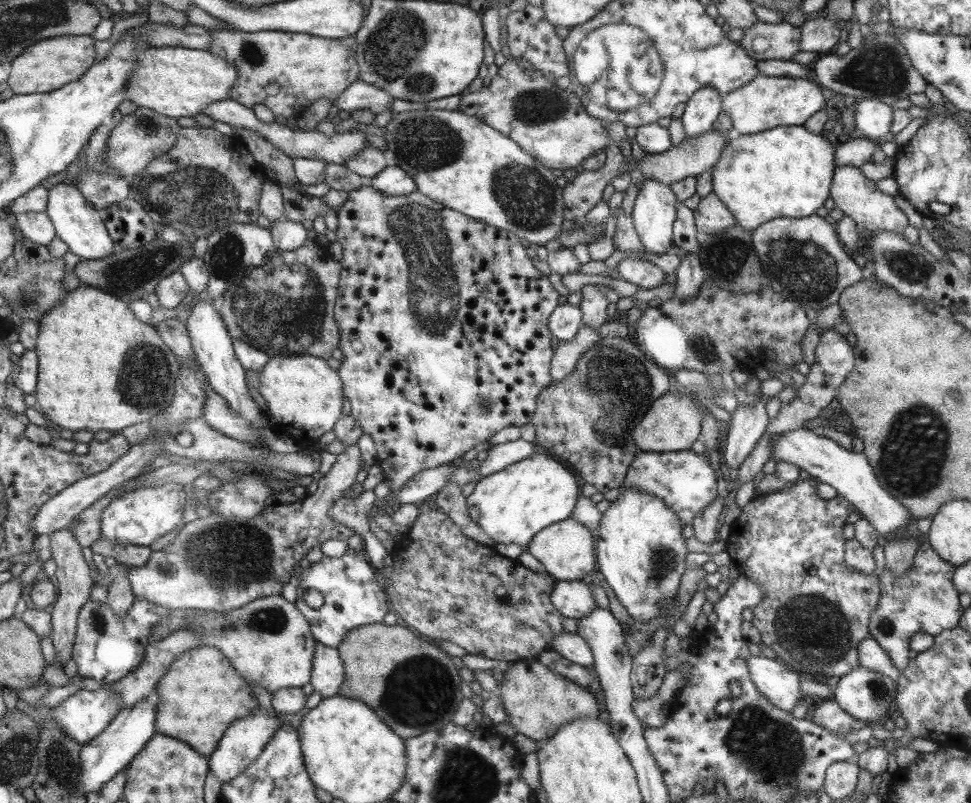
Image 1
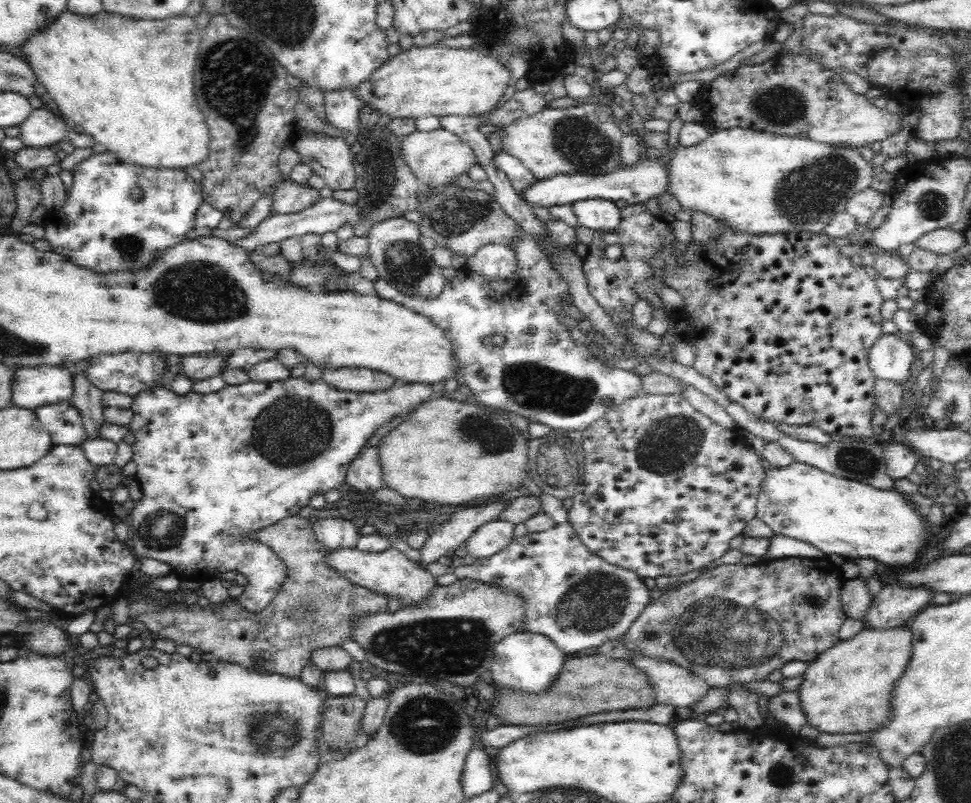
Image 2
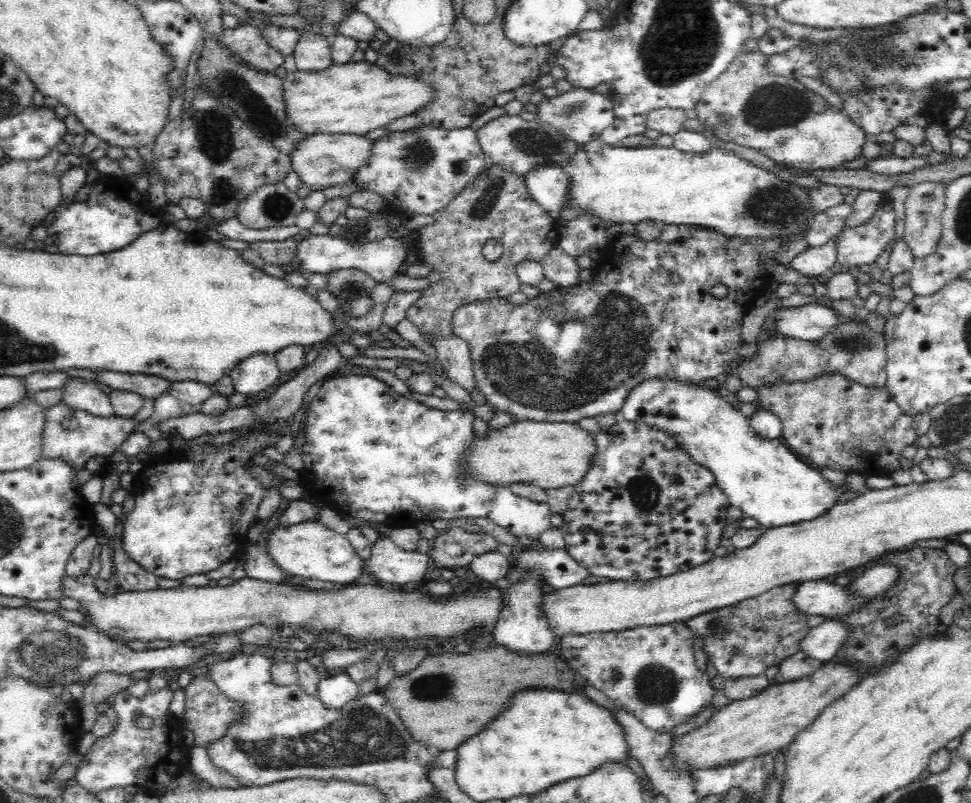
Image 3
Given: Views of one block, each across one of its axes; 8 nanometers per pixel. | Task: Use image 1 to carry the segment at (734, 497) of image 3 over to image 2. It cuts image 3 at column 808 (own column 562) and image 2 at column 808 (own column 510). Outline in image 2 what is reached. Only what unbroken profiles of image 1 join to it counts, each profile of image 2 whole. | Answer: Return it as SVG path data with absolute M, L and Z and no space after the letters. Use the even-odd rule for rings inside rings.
M792 461L792 464L788 464L788 466L770 466L770 468L766 469L765 479L761 482L761 490L758 492L755 509L755 516L770 526L773 536L782 535L797 541L812 544L812 546L820 549L825 556L837 555L849 559L874 558L874 560L882 562L882 566L892 566L892 570L898 568L898 566L908 566L908 564L912 564L914 560L918 560L920 552L930 544L930 534L932 534L932 532L926 532L926 530L922 528L922 518L916 514L916 508L914 508L908 500L900 498L900 494L898 494L897 490L878 490L870 485L865 485L855 480L848 480L847 478L840 478L839 476L828 474L823 470L818 470L815 466L796 461Z

